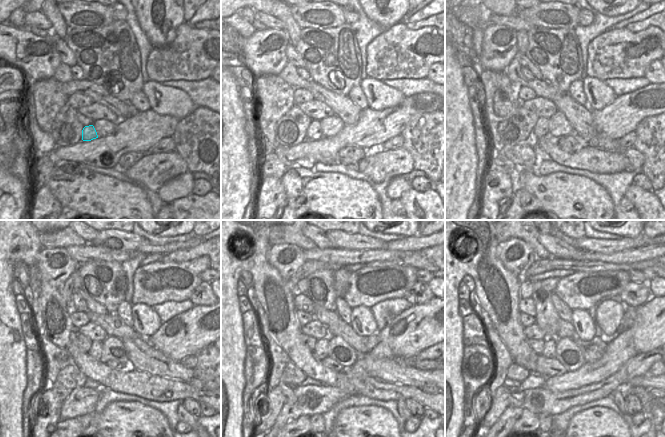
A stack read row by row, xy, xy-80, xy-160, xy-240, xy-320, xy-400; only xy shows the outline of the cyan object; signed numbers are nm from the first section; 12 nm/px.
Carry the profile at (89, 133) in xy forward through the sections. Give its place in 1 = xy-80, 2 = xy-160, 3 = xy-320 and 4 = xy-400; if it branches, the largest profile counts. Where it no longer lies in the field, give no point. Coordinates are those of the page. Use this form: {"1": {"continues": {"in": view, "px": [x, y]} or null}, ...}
{"1": {"continues": {"in": "xy-80", "px": [314, 132]}}, "2": {"continues": {"in": "xy-160", "px": [541, 129]}}, "3": {"continues": {"in": "xy-320", "px": [321, 350]}}, "4": {"continues": {"in": "xy-400", "px": [549, 351]}}}

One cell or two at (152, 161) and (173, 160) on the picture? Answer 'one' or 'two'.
one

